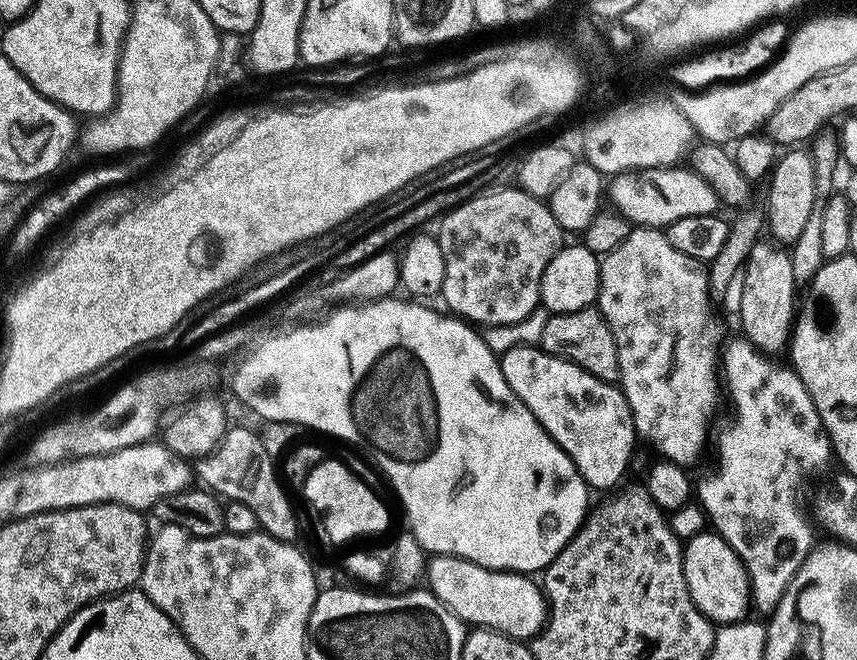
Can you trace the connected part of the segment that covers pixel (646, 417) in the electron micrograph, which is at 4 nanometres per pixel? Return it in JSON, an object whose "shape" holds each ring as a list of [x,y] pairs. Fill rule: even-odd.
{"shape":[[[637,227],[626,238],[626,243],[618,246],[614,254],[603,257],[600,265],[600,298],[598,301],[598,310],[606,318],[614,338],[618,342],[618,362],[620,363],[620,383],[619,387],[624,393],[626,402],[632,411],[636,435],[641,441],[644,440],[657,452],[657,457],[672,460],[678,466],[691,469],[692,464],[700,460],[700,455],[704,452],[704,447],[709,447],[710,436],[708,440],[708,431],[712,428],[712,419],[716,416],[716,411],[720,408],[720,396],[722,400],[722,349],[725,347],[724,328],[716,324],[714,305],[711,300],[710,290],[708,289],[708,273],[702,267],[700,261],[694,258],[686,258],[682,250],[674,250],[670,246],[667,235],[658,228]]]}

